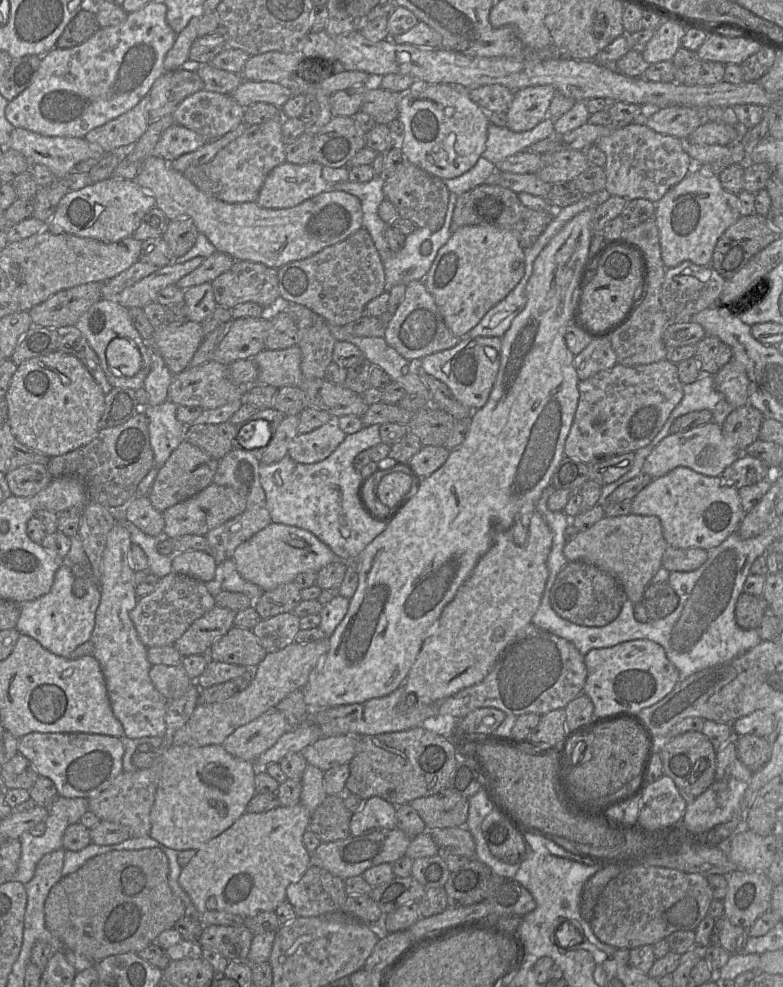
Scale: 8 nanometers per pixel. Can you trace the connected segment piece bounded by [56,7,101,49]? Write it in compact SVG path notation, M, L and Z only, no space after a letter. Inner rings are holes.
M94 9L81 10L66 26L56 43L56 48L68 49L81 45L101 29Z

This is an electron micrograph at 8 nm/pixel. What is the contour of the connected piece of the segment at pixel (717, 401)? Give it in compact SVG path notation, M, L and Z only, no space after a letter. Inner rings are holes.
M702 374L695 382L683 385L683 398L680 403L673 409L669 418L655 436L655 438L649 443L653 445L653 448L667 435L670 434L670 428L672 423L678 417L688 414L693 411L709 410L712 415L712 421L722 426L726 417L735 409L731 404L727 402L724 396L719 393L714 387L714 375Z

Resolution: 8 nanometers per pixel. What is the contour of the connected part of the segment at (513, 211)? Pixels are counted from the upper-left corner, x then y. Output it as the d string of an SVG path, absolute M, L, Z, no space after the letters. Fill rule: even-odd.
M483 183L458 196L452 216L452 233L464 226L492 225L509 230L523 249L530 248L552 220L555 209L536 211L524 206L518 194L500 185Z

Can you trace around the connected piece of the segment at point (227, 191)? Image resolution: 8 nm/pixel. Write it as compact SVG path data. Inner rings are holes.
M281 114L263 124L252 125L234 141L220 150L209 162L188 168L183 174L200 191L227 203L256 202L261 187L273 169L286 163L286 150L282 138L282 124L285 117Z

